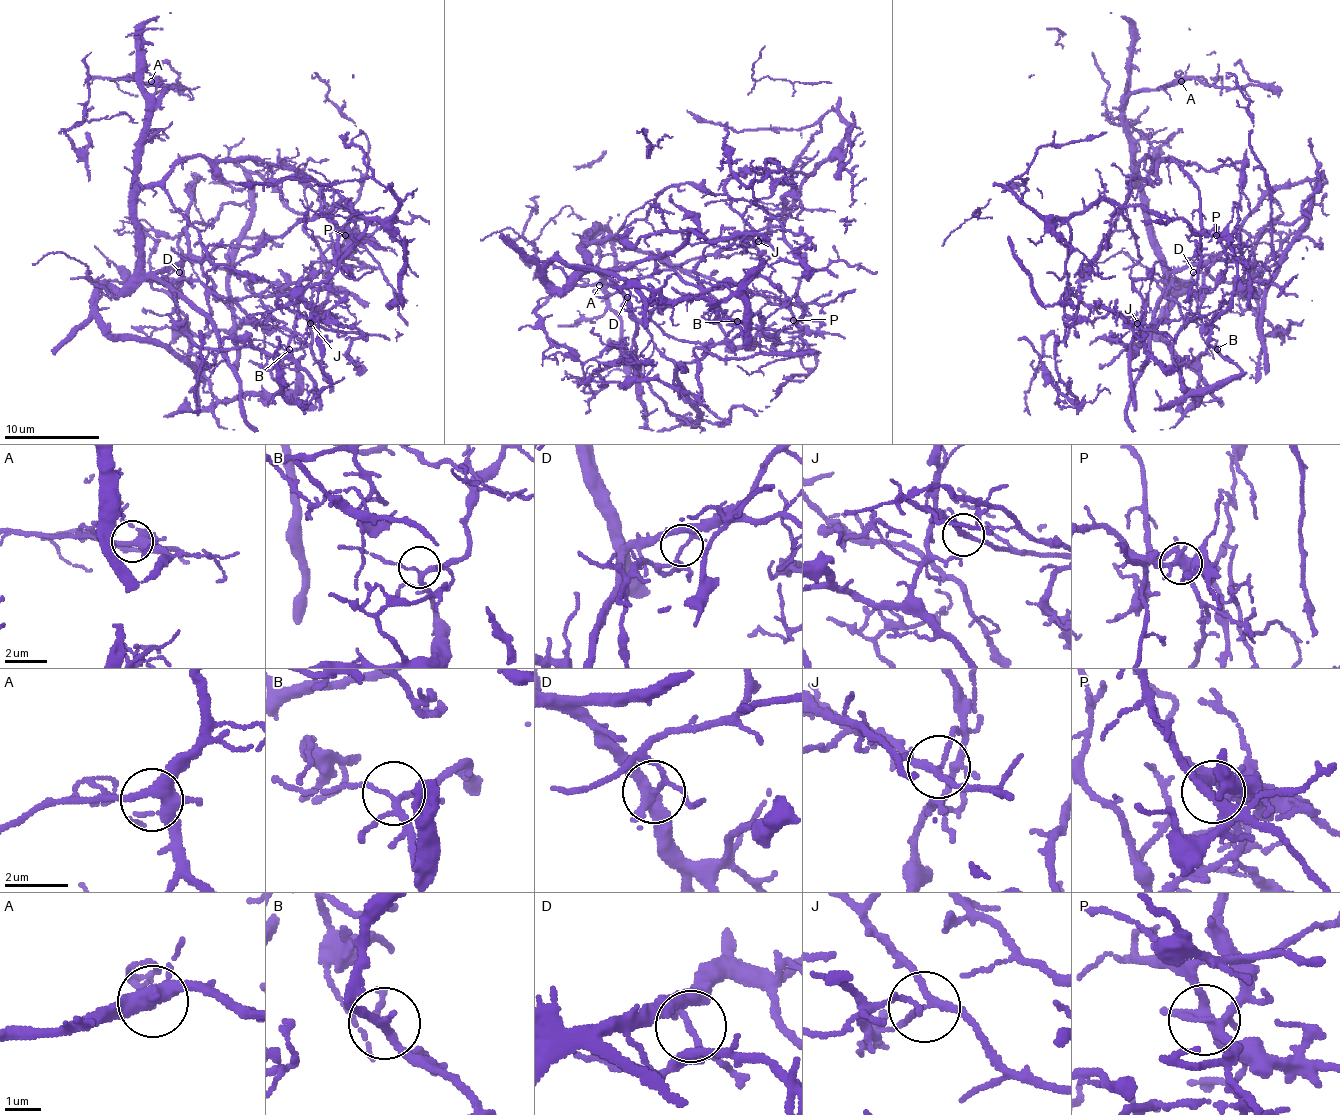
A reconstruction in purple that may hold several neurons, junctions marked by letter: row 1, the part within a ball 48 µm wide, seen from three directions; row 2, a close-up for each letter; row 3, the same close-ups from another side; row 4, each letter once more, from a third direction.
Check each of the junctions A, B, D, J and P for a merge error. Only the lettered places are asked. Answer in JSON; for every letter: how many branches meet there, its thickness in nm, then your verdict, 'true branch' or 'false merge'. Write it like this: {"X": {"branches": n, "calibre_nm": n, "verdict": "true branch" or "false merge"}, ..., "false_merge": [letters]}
{"A": {"branches": 5, "calibre_nm": 400, "verdict": "true branch"}, "B": {"branches": 4, "calibre_nm": 170, "verdict": "true branch"}, "D": {"branches": 4, "calibre_nm": 120, "verdict": "false merge"}, "J": {"branches": 4, "calibre_nm": 170, "verdict": "false merge"}, "P": {"branches": 6, "calibre_nm": 280, "verdict": "false merge"}, "false_merge": ["D", "J", "P"]}

